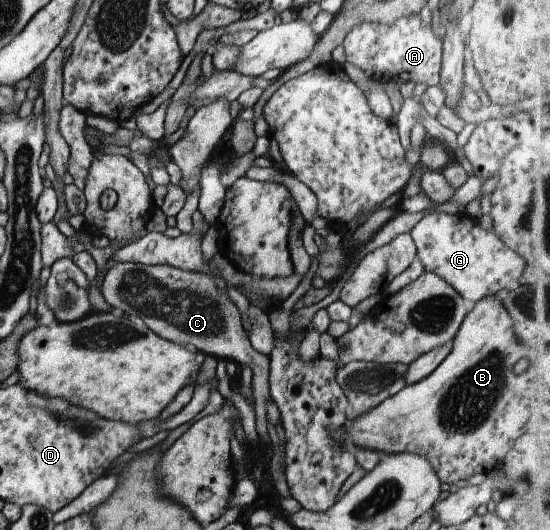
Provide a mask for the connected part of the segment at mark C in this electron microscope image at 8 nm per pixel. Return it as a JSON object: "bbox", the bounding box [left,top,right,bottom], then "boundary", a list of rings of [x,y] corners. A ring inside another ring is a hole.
{"bbox":[100,263,271,445],"boundary":[[[117,263],[112,266],[100,288],[105,301],[128,316],[138,316],[148,329],[160,338],[189,346],[202,356],[233,361],[248,365],[253,370],[252,392],[254,398],[256,430],[259,442],[271,445],[268,432],[267,405],[271,400],[269,386],[269,356],[252,348],[248,335],[242,327],[241,313],[230,300],[228,291],[220,290],[212,274],[190,272],[168,265],[144,265],[140,263]]]}

